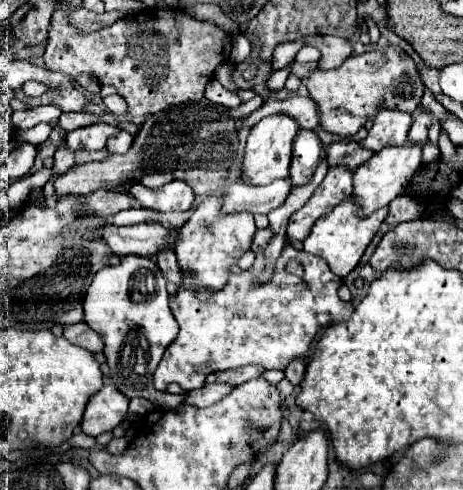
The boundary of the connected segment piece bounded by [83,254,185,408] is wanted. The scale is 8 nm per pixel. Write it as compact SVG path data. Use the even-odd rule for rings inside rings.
M121 256L117 266L99 270L85 294L85 322L105 342L105 356L111 368L113 384L129 398L143 396L157 408L177 408L185 394L157 392L153 388L153 372L163 358L167 346L175 340L179 326L169 308L167 280L159 272L155 260L145 256Z

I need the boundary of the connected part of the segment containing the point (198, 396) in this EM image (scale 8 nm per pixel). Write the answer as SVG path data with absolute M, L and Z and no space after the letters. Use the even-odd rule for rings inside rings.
M205 384L199 390L191 390L185 402L193 404L193 406L209 406L209 404L223 400L223 396L229 396L229 392L233 392L233 388L235 386L231 386L231 384Z

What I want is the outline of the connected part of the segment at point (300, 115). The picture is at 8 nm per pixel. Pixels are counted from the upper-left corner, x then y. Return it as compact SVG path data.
M291 96L291 98L285 98L285 100L267 100L261 108L251 112L243 120L243 126L255 126L261 118L277 114L277 112L293 116L299 122L301 128L315 130L319 126L317 104L313 104L313 100L309 96Z

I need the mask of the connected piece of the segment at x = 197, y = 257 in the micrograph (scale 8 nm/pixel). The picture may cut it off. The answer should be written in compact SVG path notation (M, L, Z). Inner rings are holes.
M223 194L207 196L191 214L191 218L179 228L179 244L175 244L175 254L179 258L181 270L193 274L193 286L201 290L223 288L229 276L229 268L237 264L245 250L249 250L251 240L257 232L253 216L249 212L227 214L223 212Z

